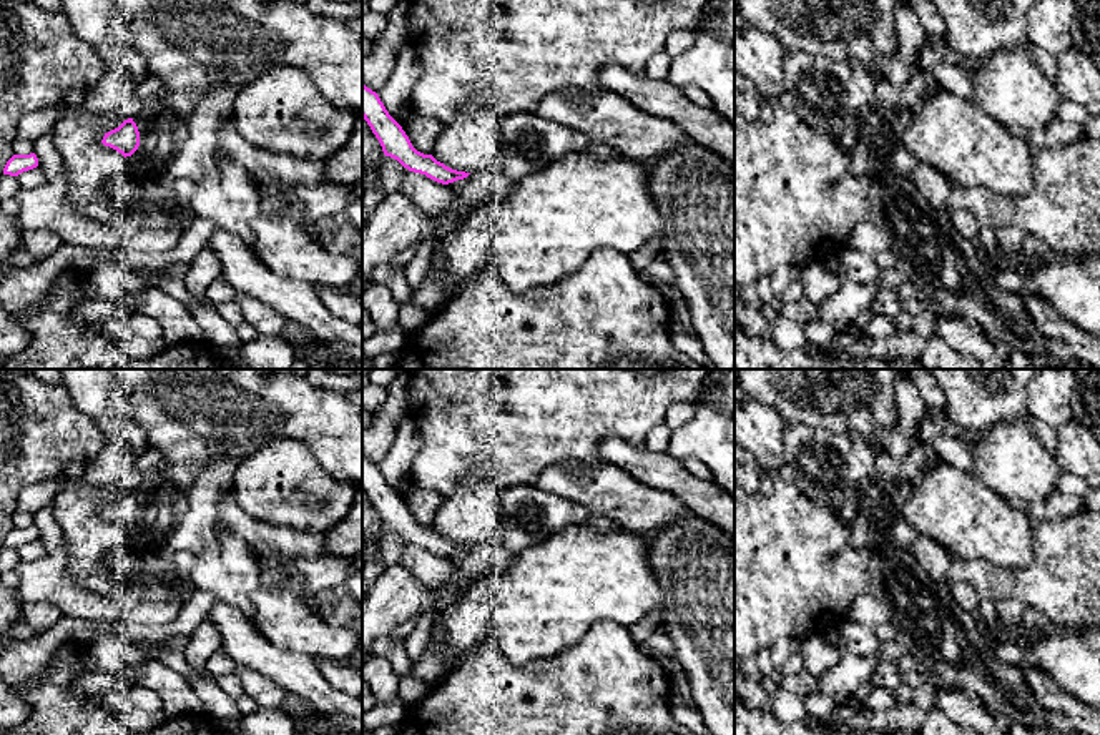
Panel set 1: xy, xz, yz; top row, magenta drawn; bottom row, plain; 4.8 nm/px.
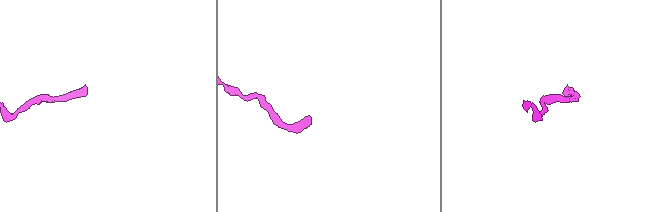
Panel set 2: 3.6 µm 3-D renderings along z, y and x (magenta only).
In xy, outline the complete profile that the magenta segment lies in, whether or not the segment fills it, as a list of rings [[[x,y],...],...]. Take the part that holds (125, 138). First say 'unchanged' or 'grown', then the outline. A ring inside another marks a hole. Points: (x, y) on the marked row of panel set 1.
grown; [[[216,88],[193,98],[188,93],[161,95],[155,106],[135,108],[118,128],[105,133],[101,143],[121,153],[143,180],[163,186],[176,203],[226,228],[253,246],[251,221],[261,215],[261,196],[253,176],[221,155],[219,131],[231,116],[238,90]]]

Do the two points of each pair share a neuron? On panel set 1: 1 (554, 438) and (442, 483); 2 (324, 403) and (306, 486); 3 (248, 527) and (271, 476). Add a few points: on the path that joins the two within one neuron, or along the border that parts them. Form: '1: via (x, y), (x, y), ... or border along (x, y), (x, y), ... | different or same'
1: via (525, 438), (487, 438), (471, 454) | same
2: border along (276, 439), (299, 439), (328, 473), (343, 479) | different
3: border along (230, 489), (235, 501), (251, 516), (291, 527) | different

